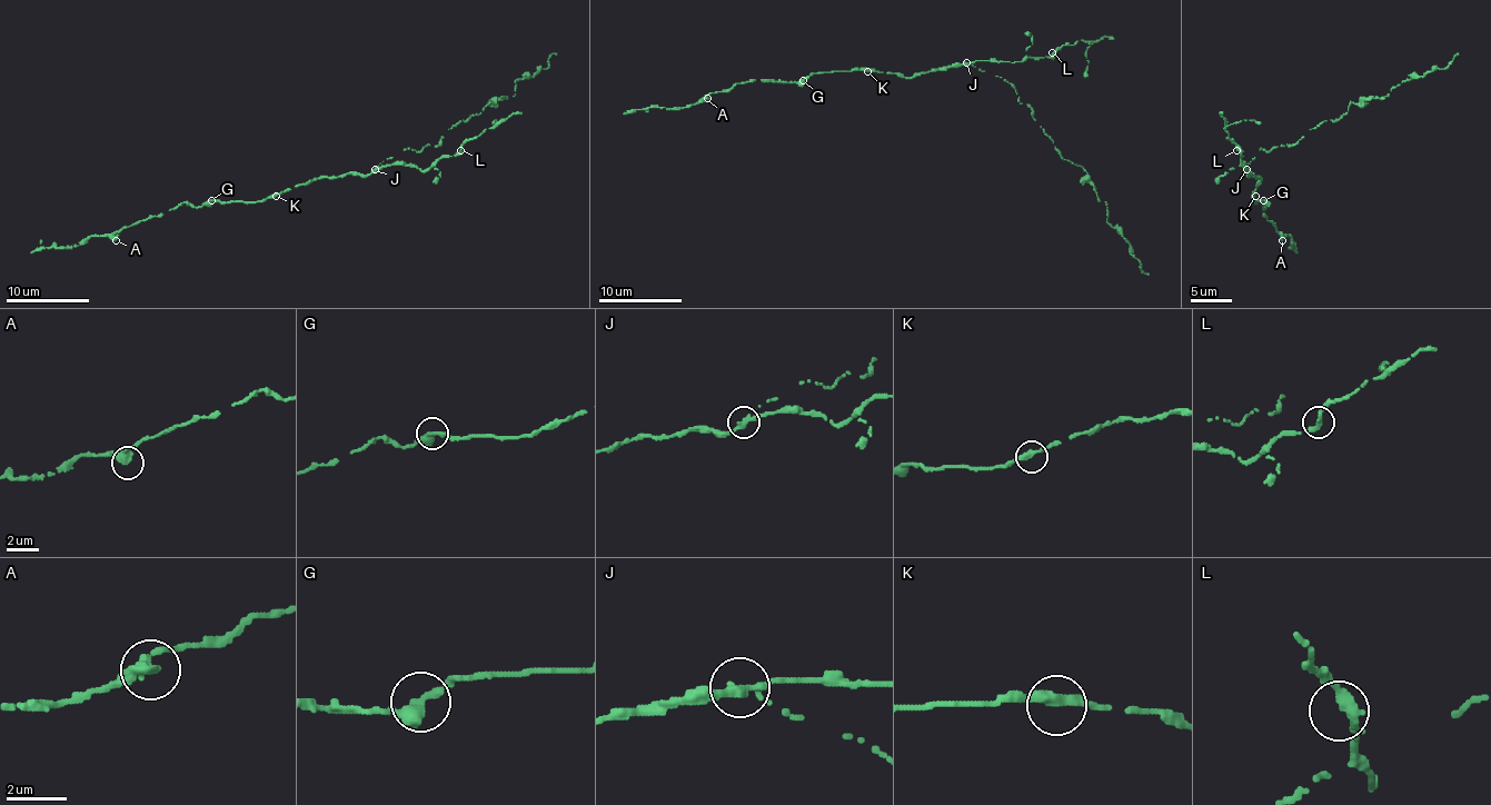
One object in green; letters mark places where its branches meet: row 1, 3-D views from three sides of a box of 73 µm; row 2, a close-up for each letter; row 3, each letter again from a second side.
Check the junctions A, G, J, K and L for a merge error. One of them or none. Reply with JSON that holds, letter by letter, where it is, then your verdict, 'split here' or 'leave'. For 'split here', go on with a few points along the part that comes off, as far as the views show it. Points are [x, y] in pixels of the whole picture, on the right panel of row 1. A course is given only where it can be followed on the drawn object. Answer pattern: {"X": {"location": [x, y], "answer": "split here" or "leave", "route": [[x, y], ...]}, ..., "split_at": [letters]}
{"A": {"location": [1282, 240], "answer": "leave"}, "G": {"location": [1263, 200], "answer": "leave"}, "J": {"location": [1246, 169], "answer": "split here", "route": [[1246, 169], [1259, 148], [1290, 146], [1352, 102], [1384, 98], [1459, 55]]}, "K": {"location": [1255, 196], "answer": "leave"}, "L": {"location": [1236, 150], "answer": "leave"}, "split_at": ["J"]}

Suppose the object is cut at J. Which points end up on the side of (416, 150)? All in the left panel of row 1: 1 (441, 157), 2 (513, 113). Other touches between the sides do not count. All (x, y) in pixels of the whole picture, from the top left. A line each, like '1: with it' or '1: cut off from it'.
1: cut off from it
2: cut off from it

